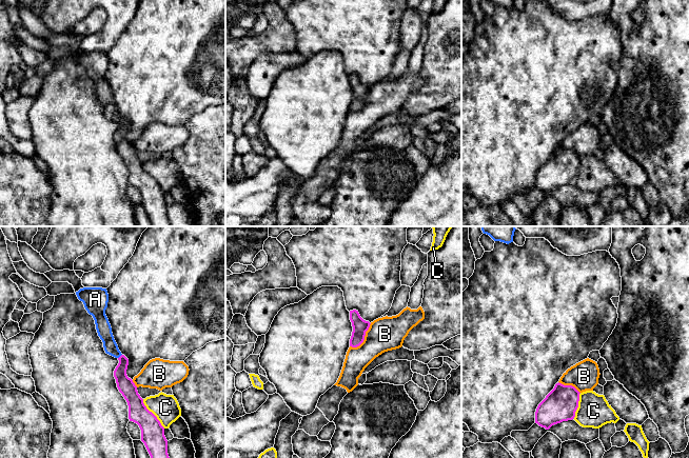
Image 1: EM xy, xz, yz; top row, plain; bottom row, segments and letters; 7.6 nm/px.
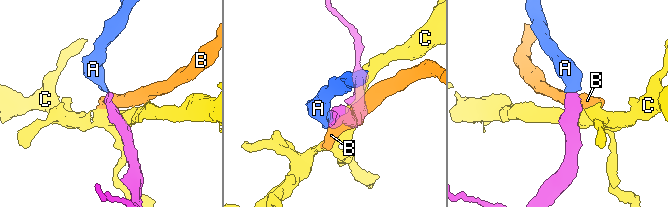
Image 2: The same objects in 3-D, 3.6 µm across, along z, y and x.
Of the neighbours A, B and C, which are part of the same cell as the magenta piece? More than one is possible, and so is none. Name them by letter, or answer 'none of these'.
A

